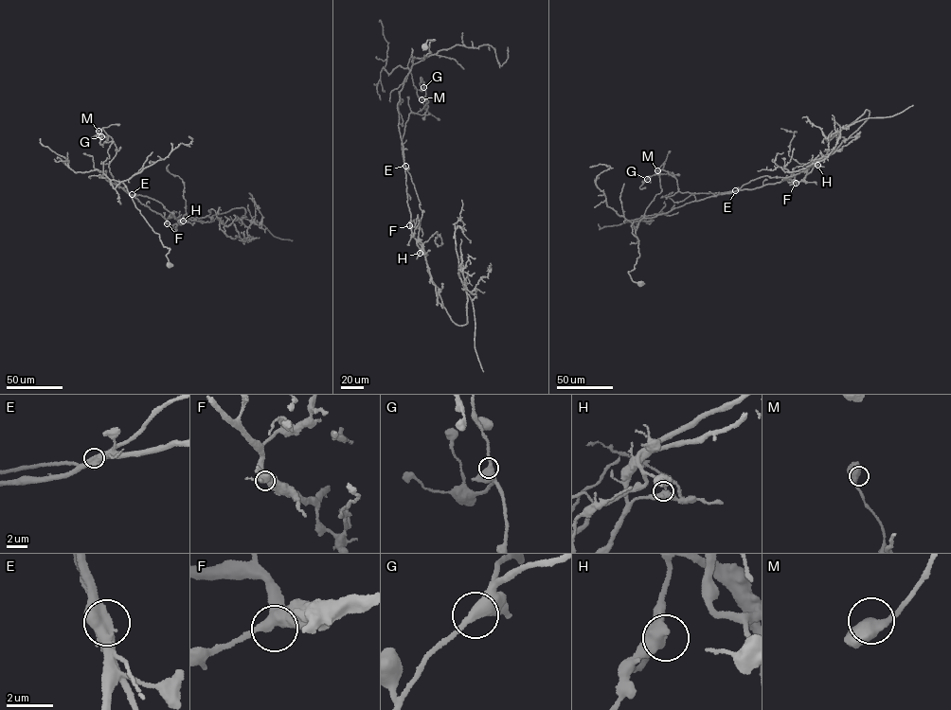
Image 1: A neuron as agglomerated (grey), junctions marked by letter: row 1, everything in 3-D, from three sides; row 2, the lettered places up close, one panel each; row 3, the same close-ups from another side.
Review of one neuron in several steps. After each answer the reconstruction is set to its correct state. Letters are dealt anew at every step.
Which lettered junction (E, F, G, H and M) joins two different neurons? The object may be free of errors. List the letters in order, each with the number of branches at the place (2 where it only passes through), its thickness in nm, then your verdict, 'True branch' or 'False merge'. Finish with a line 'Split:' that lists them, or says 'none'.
E: Branches: 2. Thickness 550 nm. False merge
F: Branches: 2. Thickness 500 nm. True branch
G: Branches: 2. Thickness 500 nm. True branch
H: Branches: 2. Thickness 550 nm. True branch
M: Branches: 2. Thickness 550 nm. True branch
Split: E

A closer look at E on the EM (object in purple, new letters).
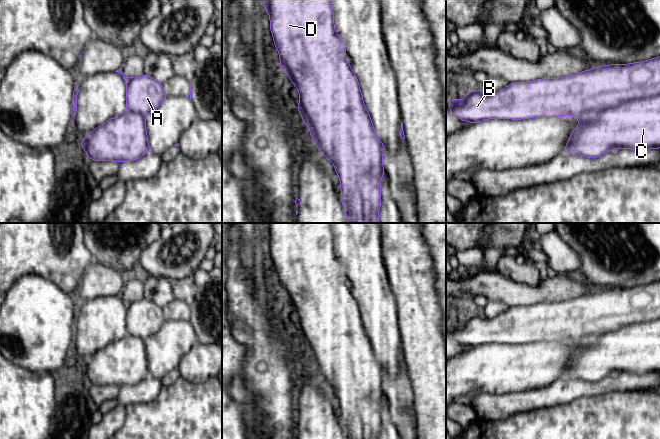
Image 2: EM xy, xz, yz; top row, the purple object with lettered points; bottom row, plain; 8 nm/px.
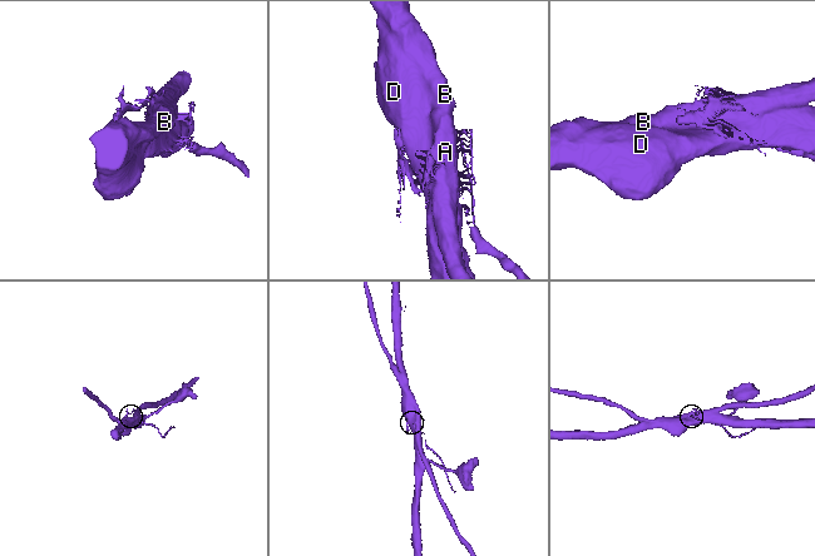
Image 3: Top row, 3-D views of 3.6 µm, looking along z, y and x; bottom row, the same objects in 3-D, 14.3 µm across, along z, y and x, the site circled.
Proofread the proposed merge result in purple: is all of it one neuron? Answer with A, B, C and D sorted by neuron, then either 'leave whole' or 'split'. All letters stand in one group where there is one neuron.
groups A B / C D; split

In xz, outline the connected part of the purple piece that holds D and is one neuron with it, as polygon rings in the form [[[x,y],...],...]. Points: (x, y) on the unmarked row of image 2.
[[[263,223],[263,229],[270,239],[270,253],[280,279],[280,293],[287,297],[300,317],[299,338],[314,367],[333,387],[339,400],[346,439],[378,439],[381,429],[381,400],[386,397],[382,387],[385,370],[375,358],[358,303],[345,283],[345,269],[334,253],[330,223]]]

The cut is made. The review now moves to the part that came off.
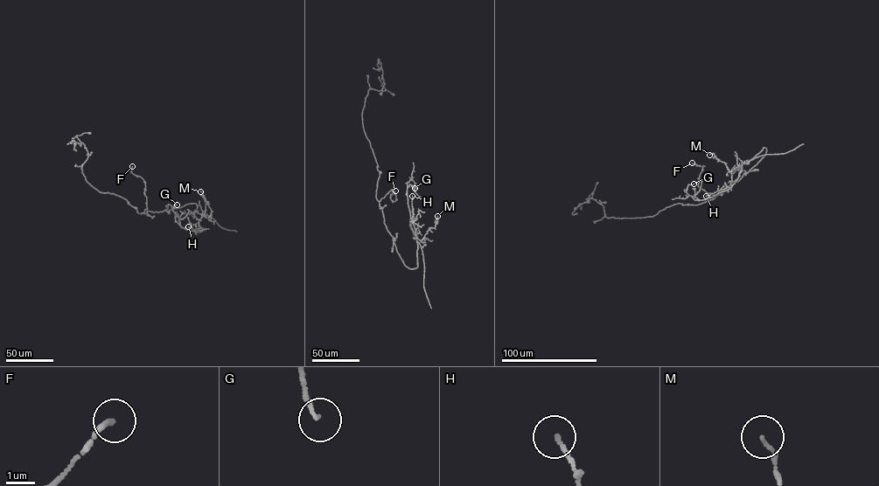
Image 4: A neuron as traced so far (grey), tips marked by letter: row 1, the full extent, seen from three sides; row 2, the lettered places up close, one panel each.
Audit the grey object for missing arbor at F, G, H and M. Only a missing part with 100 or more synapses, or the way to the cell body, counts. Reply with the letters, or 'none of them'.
none of them

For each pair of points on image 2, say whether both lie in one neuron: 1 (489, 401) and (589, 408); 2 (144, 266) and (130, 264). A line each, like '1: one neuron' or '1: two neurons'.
1: two neurons
2: two neurons

